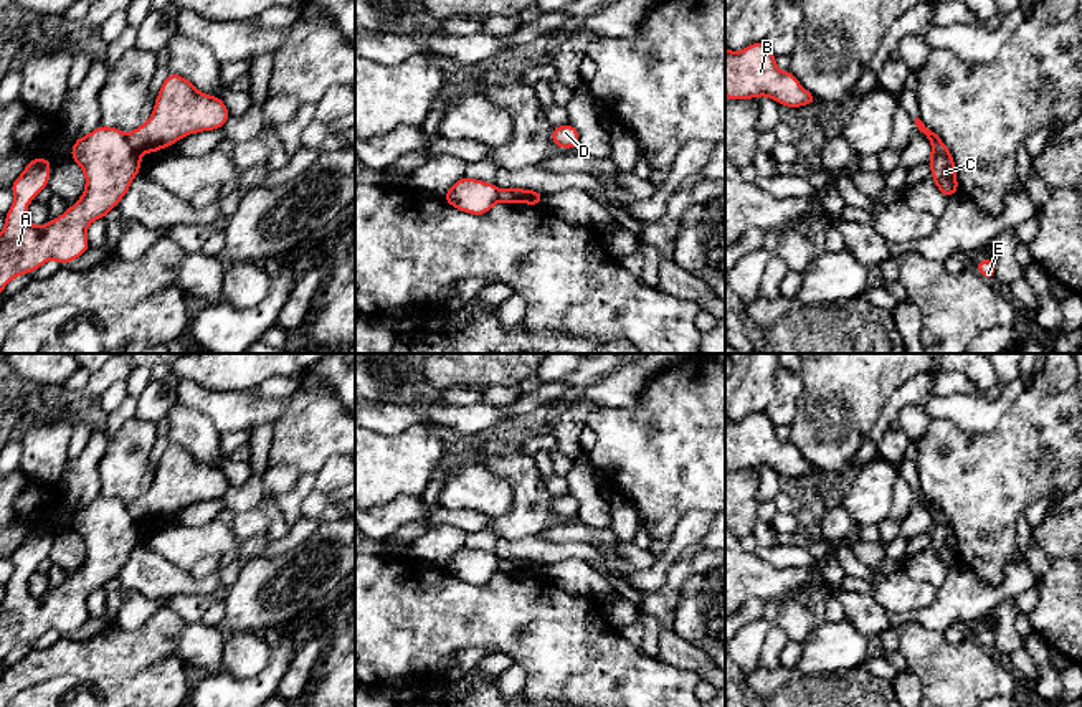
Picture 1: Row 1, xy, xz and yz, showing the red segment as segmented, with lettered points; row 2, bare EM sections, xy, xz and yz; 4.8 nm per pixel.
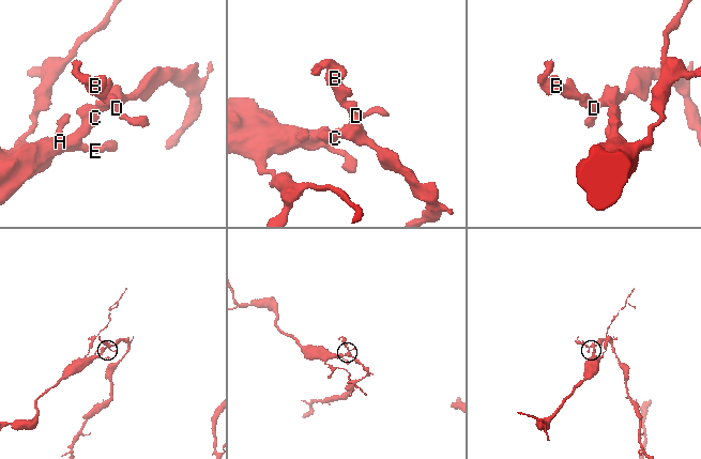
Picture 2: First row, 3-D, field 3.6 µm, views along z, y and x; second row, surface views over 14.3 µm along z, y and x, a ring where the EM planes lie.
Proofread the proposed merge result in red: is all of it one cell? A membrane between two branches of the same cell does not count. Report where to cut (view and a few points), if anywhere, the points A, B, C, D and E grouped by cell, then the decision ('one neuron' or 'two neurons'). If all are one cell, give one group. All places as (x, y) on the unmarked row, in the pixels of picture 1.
cut in xy along (126, 506), (142, 522); A C E / B D; two neurons

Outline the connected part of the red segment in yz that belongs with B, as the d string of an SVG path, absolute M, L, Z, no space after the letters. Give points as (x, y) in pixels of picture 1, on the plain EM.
M766 411L742 421L725 420L725 466L732 471L768 466L781 476L818 472L790 441L780 441Z

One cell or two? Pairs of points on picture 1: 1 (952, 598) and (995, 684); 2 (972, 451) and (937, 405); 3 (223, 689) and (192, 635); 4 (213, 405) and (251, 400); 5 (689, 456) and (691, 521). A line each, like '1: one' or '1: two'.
1: two
2: two
3: two
4: one
5: two

